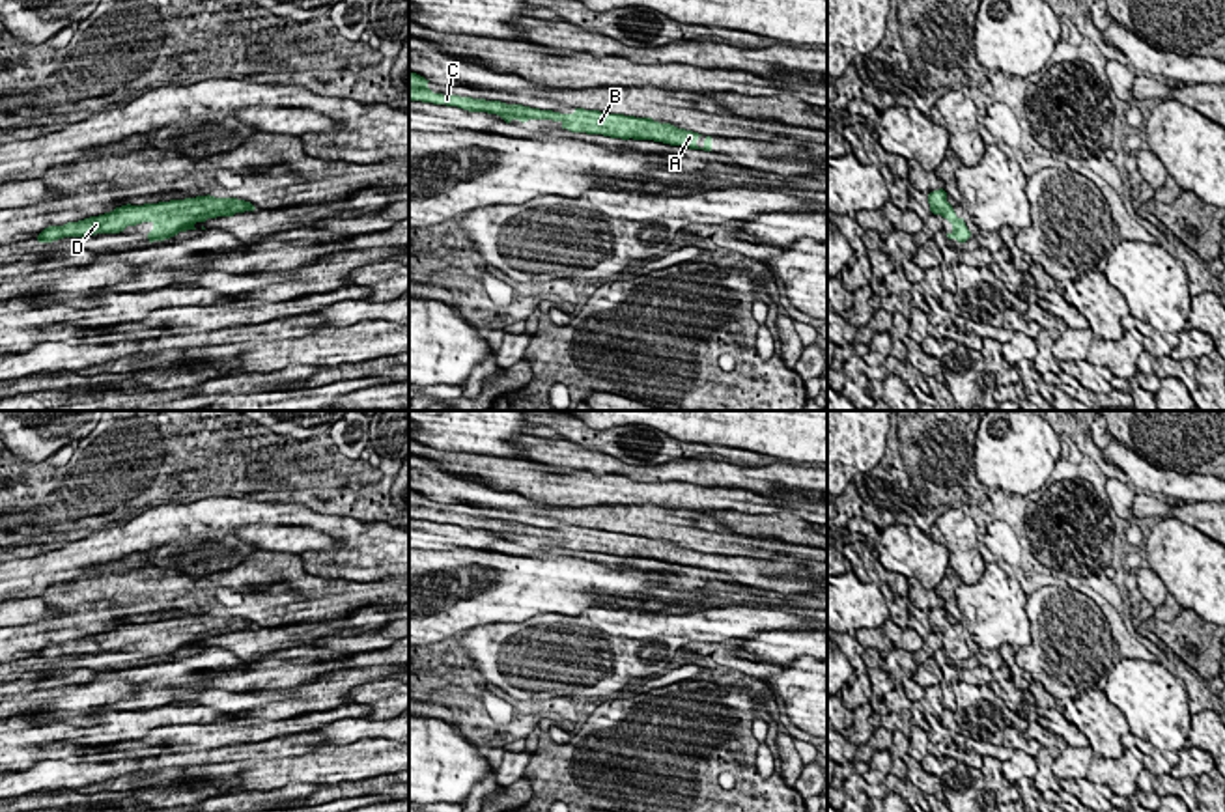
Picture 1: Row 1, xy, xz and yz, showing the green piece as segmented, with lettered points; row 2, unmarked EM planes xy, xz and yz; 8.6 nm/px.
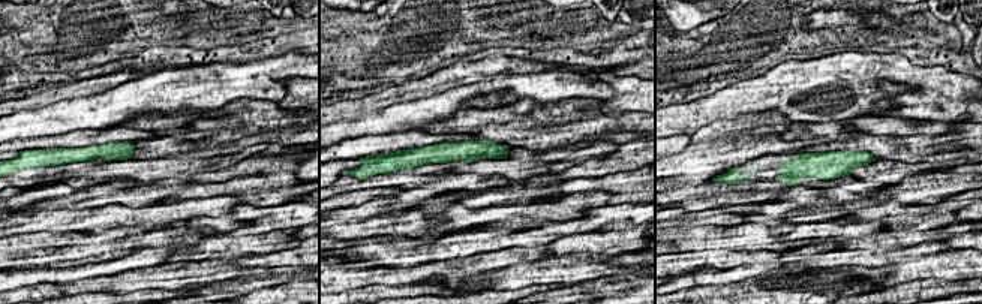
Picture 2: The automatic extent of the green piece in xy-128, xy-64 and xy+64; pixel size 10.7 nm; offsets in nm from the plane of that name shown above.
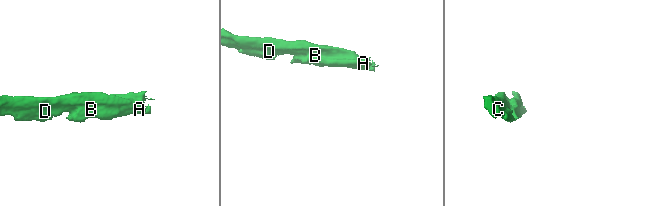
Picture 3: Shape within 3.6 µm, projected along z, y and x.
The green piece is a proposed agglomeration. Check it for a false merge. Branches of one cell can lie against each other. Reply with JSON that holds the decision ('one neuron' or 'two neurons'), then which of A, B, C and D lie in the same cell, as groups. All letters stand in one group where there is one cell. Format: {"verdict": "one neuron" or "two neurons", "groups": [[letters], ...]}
{"verdict": "two neurons", "groups": [["A", "C", "D"], ["B"]]}

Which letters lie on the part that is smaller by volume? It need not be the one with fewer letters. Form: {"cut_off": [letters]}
{"cut_off": ["B"]}

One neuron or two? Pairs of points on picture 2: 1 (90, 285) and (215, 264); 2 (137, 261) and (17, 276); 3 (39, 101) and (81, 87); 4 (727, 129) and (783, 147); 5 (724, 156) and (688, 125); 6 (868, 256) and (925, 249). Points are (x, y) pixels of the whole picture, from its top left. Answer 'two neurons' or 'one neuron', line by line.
1: one neuron
2: one neuron
3: one neuron
4: one neuron
5: two neurons
6: one neuron

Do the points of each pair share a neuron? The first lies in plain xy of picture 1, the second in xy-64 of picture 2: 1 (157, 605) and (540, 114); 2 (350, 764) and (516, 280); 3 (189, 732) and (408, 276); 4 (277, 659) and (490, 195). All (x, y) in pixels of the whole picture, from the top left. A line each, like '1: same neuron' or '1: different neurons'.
1: same neuron
2: same neuron
3: same neuron
4: same neuron

